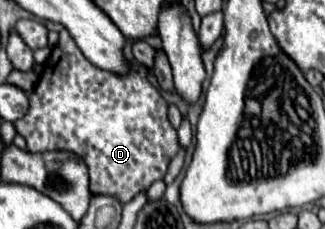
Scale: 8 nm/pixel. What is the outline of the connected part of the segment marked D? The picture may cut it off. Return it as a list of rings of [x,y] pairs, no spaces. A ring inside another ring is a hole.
[[[66,29],[60,31],[60,41],[52,49],[52,55],[44,63],[36,89],[28,95],[30,109],[24,119],[16,121],[16,133],[26,139],[30,153],[46,151],[70,151],[84,159],[90,175],[90,191],[94,195],[110,195],[122,203],[132,201],[140,191],[148,189],[154,181],[166,175],[170,159],[178,153],[176,129],[168,121],[168,105],[156,87],[148,81],[148,69],[130,63],[132,73],[120,77],[92,65],[72,41]]]

